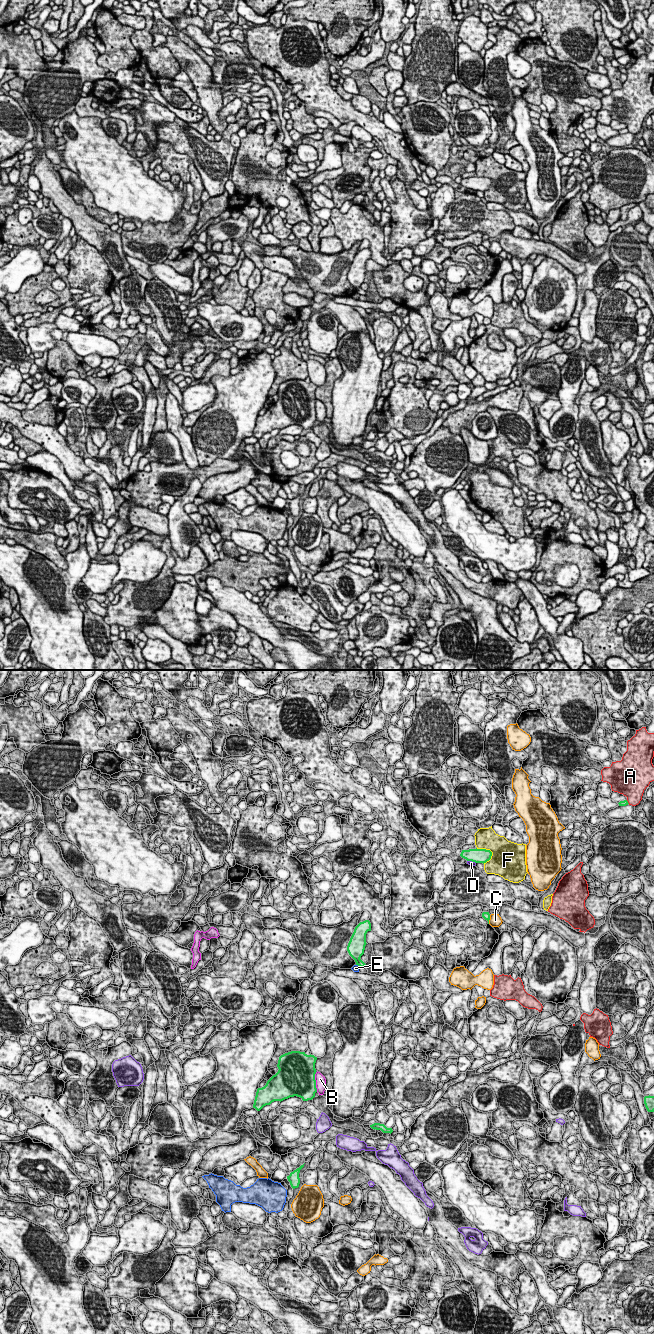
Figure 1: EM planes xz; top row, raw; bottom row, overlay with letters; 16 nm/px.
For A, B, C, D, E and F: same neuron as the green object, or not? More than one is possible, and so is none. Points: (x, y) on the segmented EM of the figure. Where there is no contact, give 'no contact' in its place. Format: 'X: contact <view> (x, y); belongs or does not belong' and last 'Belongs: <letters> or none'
A: contact xz (627, 802); does not belong
B: contact xz (315, 1081); does not belong
C: contact xz (489, 919); does not belong
D: contact xz (471, 860); does not belong
E: contact xz (358, 965); does not belong
F: contact xz (487, 850); does not belong
Belongs: none

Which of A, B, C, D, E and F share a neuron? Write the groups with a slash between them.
A / B / C / D / E / F

